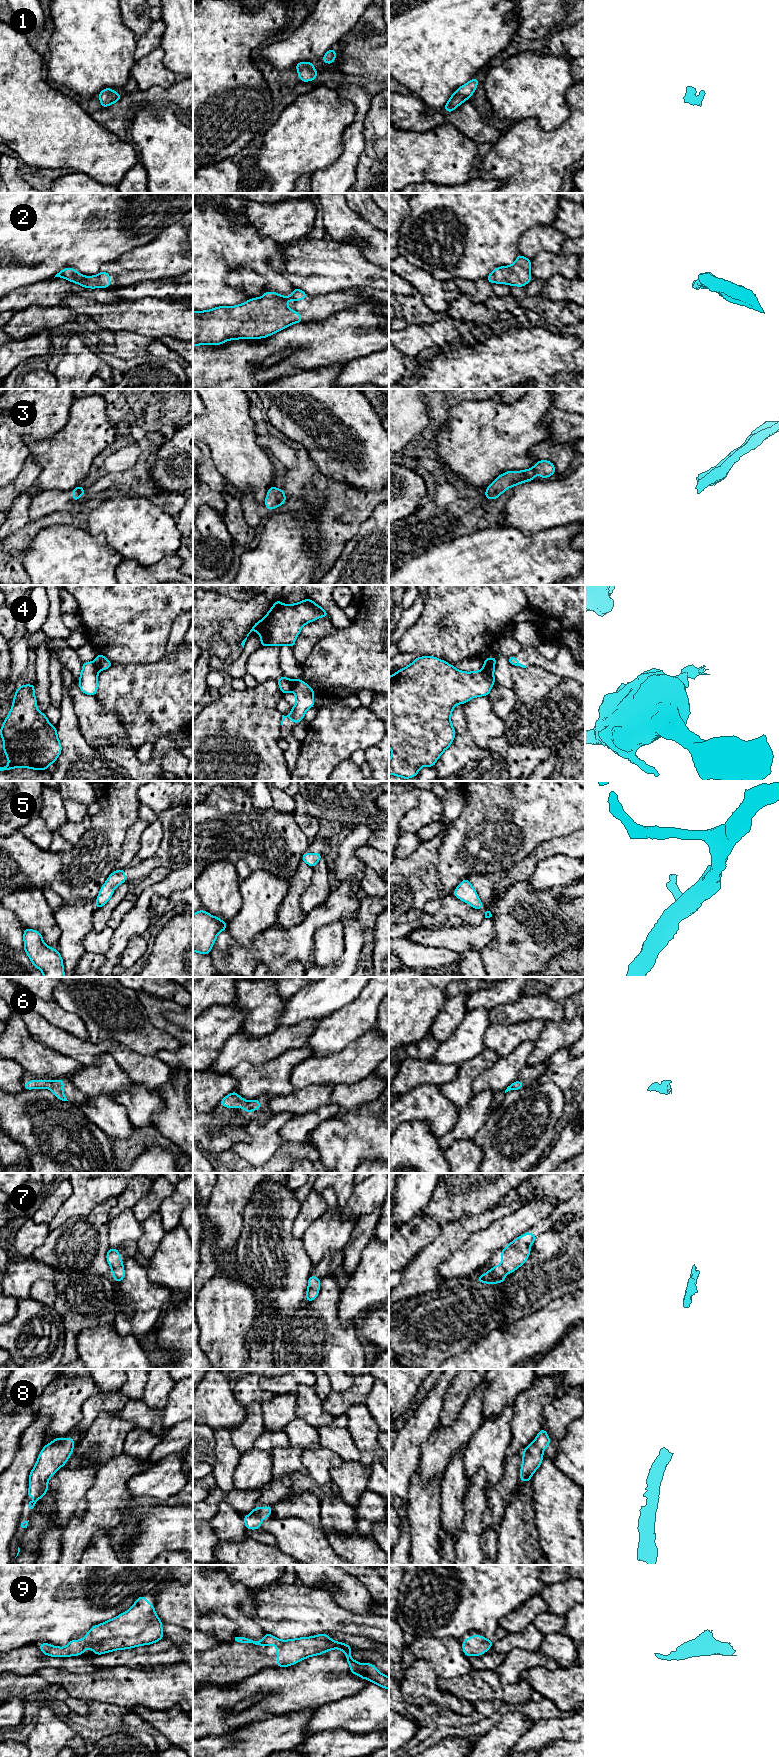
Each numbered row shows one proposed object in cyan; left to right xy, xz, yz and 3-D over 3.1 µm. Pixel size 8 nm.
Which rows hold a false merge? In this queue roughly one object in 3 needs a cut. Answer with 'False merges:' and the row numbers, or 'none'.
False merges: 4

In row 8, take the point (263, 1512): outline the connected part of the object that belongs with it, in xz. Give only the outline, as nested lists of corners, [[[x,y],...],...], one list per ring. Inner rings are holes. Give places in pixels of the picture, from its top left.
[[[256,1506],[254,1510],[249,1514],[243,1517],[246,1529],[259,1529],[261,1528],[261,1522],[263,1519],[266,1519],[270,1516],[272,1512],[272,1507],[258,1507]]]

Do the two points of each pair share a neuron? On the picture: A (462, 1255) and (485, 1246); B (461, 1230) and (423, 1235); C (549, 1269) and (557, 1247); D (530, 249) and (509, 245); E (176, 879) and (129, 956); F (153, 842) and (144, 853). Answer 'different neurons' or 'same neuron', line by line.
A: same neuron
B: different neurons
C: same neuron
D: different neurons
E: different neurons
F: same neuron

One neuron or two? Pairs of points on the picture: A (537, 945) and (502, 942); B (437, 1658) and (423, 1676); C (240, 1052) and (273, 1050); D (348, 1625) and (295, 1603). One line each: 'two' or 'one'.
A: one
B: two
C: one
D: one

